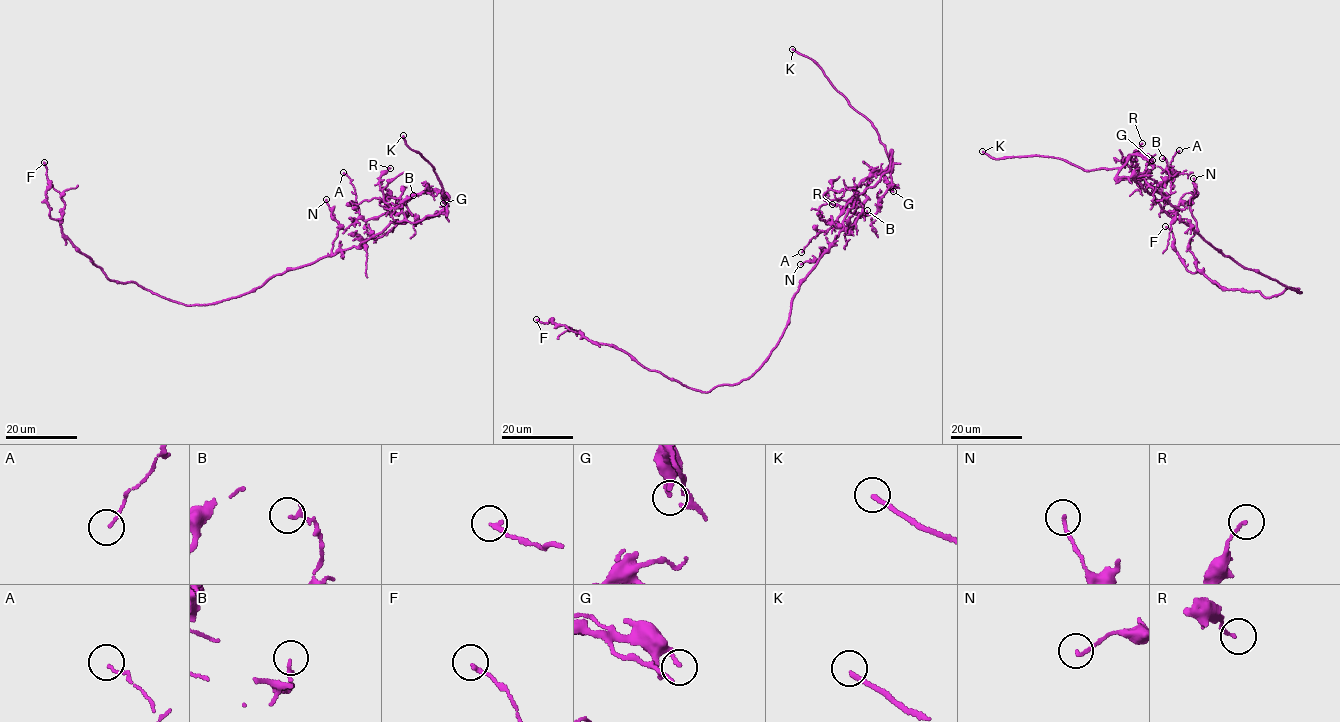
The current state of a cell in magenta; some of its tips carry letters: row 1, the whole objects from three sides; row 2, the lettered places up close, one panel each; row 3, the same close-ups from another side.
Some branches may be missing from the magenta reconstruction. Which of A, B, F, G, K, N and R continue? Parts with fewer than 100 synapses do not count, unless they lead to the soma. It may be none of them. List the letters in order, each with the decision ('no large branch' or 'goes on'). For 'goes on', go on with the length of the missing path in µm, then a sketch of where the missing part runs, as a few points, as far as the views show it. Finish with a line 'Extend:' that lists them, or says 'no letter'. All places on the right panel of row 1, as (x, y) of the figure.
A: no large branch
B: no large branch
F: no large branch
G: no large branch
K: goes on | 20 µm
N: no large branch
R: no large branch
Extend: K

